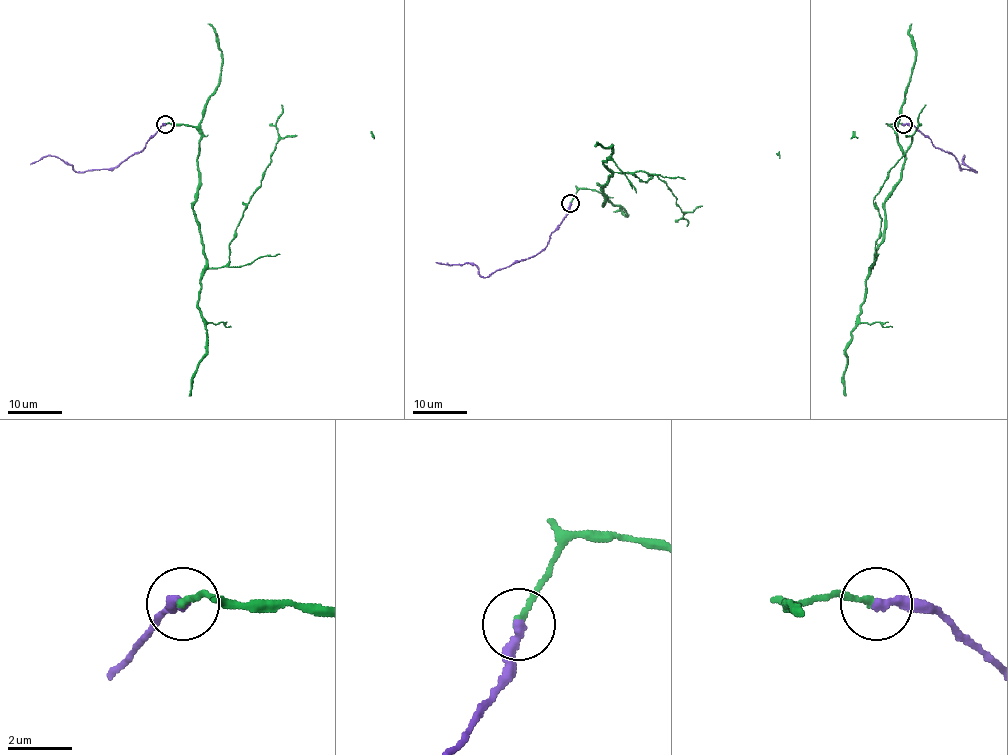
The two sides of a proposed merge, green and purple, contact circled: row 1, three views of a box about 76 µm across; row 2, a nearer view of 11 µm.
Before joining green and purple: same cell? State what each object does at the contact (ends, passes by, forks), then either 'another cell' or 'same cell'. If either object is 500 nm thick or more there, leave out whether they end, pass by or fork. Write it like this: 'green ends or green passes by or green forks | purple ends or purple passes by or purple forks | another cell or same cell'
green ends | purple ends | same cell

